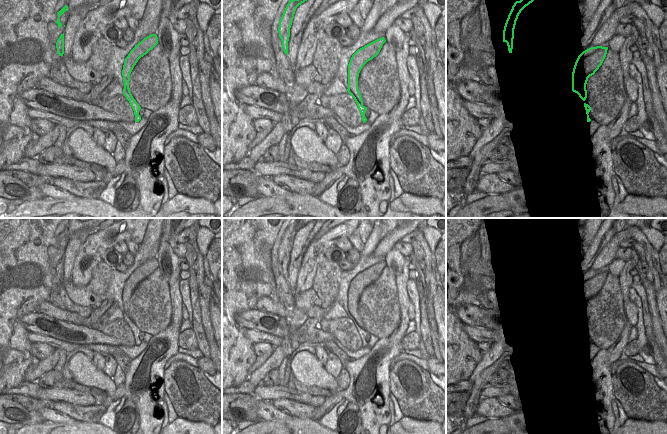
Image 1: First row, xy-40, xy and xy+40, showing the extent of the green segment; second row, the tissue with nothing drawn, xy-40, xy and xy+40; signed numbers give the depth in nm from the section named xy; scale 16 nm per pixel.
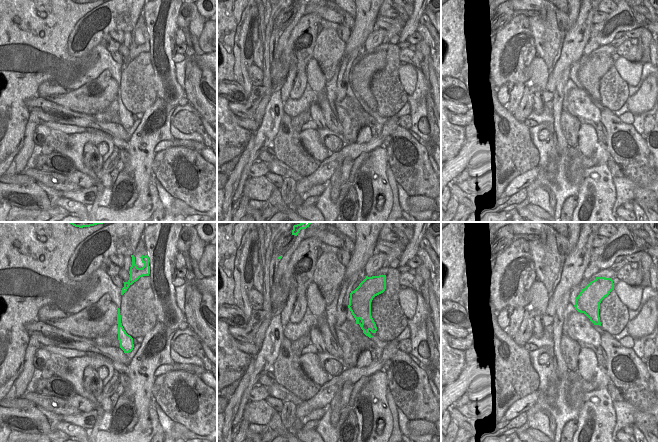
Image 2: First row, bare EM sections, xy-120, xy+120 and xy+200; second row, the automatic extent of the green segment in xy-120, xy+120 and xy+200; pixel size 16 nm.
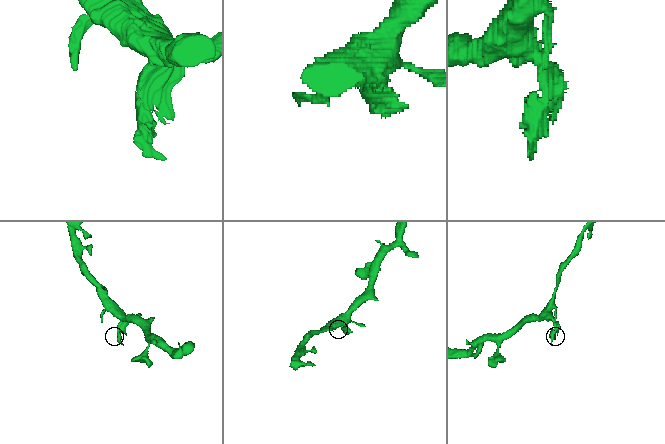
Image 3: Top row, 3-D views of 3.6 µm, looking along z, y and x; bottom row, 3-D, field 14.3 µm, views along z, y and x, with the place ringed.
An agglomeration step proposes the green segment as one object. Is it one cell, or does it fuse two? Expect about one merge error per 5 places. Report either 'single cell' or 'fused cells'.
fused cells

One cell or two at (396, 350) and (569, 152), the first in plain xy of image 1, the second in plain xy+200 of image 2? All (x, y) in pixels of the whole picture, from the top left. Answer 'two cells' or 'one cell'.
two cells

